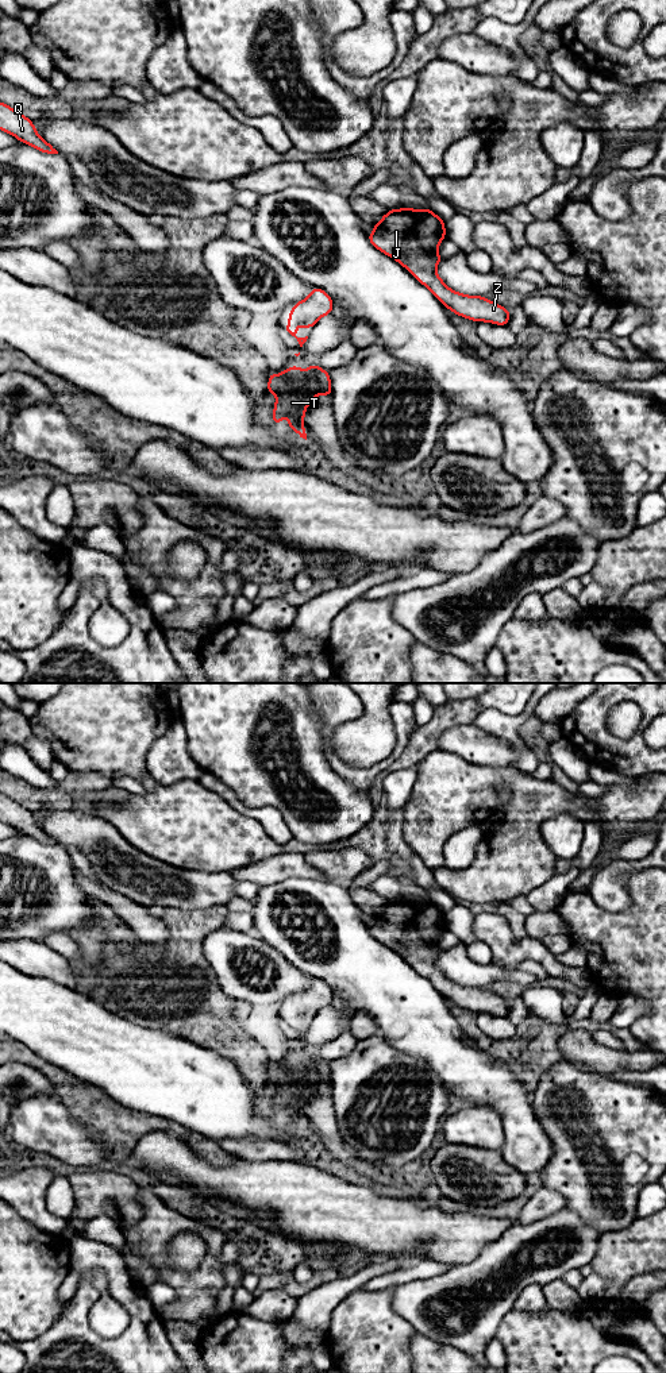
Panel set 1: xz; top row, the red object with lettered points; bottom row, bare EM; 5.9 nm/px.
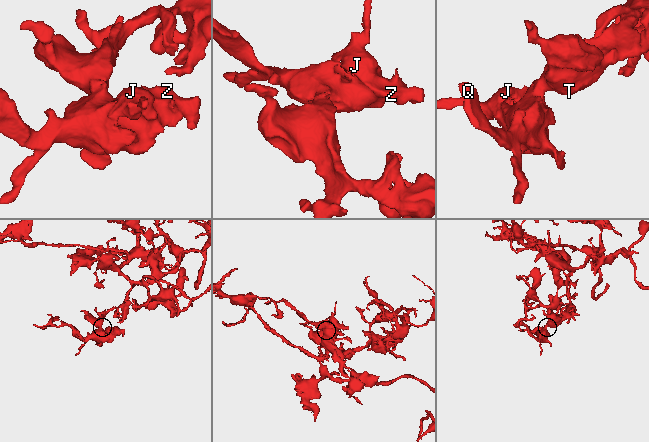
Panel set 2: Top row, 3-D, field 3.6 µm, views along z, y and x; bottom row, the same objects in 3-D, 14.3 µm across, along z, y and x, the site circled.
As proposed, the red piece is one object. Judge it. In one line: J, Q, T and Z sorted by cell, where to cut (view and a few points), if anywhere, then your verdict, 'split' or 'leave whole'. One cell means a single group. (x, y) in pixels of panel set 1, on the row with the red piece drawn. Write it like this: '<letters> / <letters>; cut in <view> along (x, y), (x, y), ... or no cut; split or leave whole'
J Q T Z; no cut; leave whole

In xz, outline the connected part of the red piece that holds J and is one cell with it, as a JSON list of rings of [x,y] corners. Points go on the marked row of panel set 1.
[[[389,209],[367,236],[377,250],[404,266],[451,312],[477,323],[508,324],[511,311],[482,296],[458,293],[436,274],[443,259],[438,247],[446,238],[446,228],[431,209]]]

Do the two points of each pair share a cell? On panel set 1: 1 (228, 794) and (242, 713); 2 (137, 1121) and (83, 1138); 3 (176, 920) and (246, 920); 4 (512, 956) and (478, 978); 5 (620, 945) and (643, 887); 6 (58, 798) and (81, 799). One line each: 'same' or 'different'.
1: different
2: different
3: different
4: different
5: same
6: different

